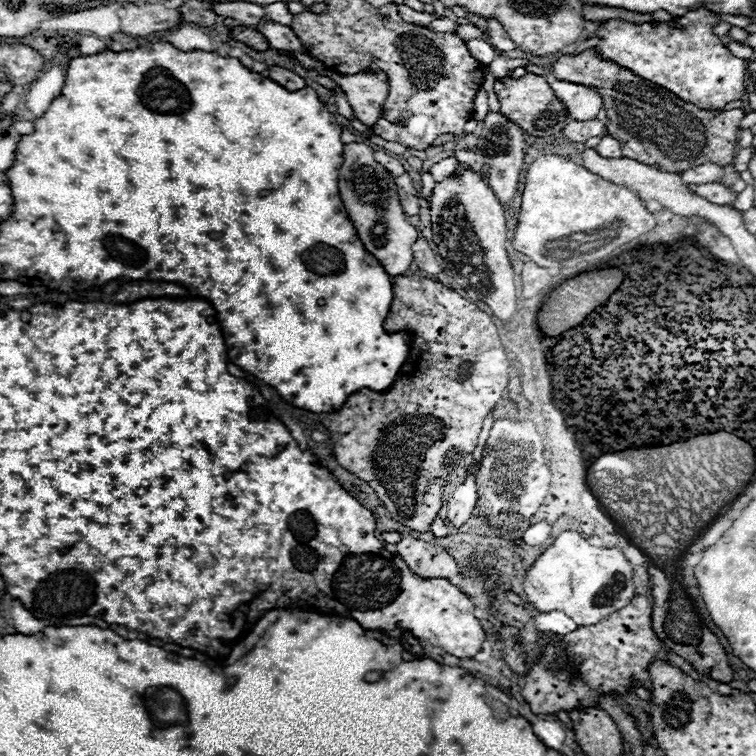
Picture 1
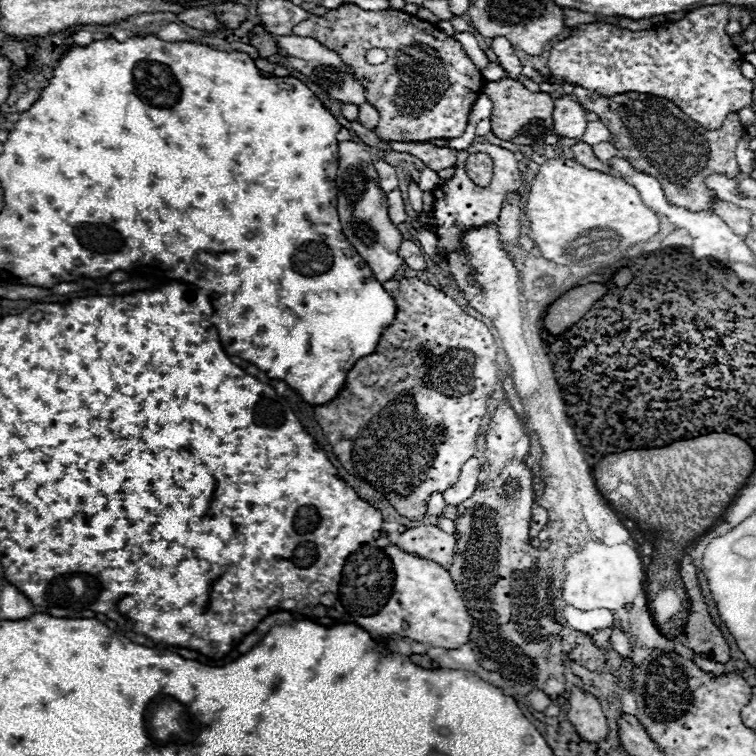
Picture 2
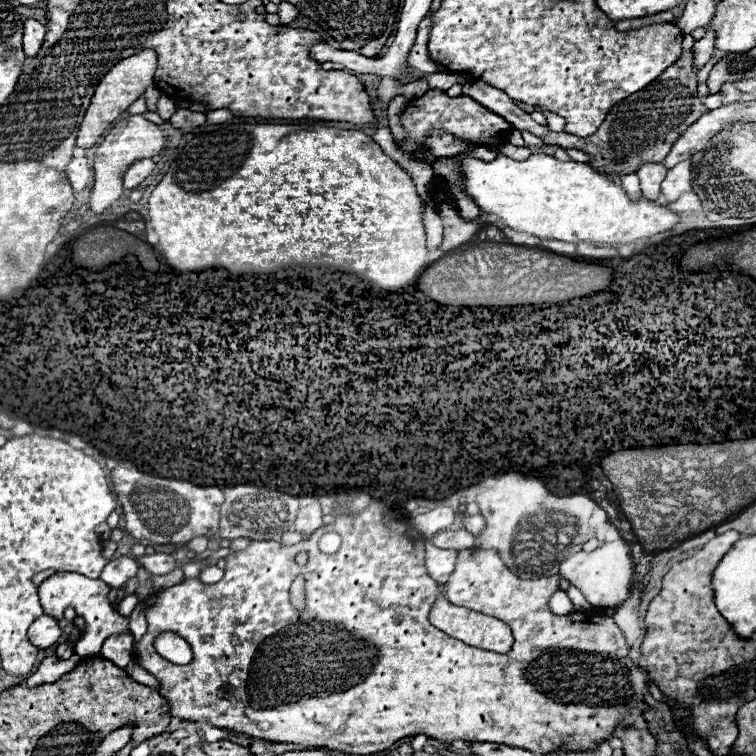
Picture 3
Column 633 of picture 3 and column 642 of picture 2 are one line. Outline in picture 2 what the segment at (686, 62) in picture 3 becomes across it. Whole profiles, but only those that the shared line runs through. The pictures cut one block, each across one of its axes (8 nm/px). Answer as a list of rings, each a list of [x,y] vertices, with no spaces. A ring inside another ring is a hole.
[[[576,86],[574,98],[580,102],[580,106],[586,106],[586,112],[598,114],[598,118],[608,126],[614,146],[636,170],[660,180],[668,202],[674,206],[682,206],[686,210],[708,210],[708,202],[716,198],[716,194],[706,188],[706,178],[710,174],[736,178],[740,172],[734,152],[738,140],[744,136],[744,126],[736,112],[726,116],[720,130],[710,132],[690,120],[678,106],[660,96],[628,92],[606,98]]]

